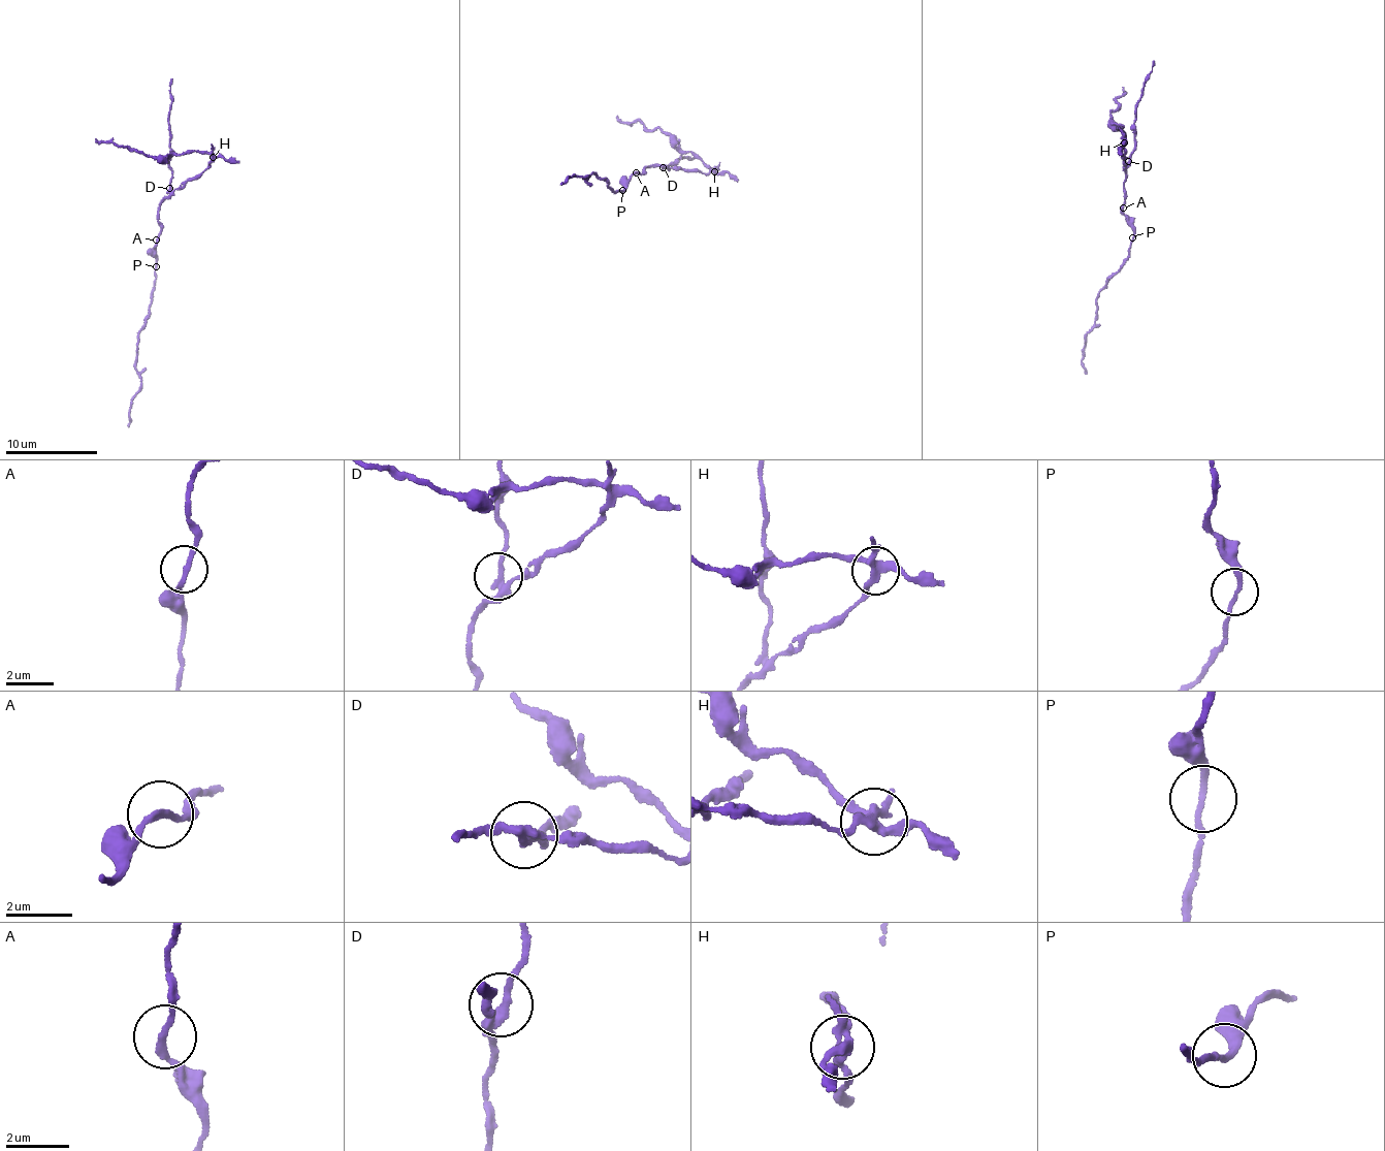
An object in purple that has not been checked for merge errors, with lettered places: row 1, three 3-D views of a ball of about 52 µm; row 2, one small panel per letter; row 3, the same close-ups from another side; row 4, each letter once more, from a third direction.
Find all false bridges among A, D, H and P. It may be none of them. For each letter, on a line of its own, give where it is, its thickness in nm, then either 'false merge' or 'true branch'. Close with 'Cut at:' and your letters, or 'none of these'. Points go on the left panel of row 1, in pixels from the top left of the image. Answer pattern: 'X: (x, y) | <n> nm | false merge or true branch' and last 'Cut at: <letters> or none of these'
A: (156, 240) | 190 nm | true branch
D: (169, 188) | 220 nm | false merge
H: (213, 157) | 280 nm | false merge
P: (156, 266) | 170 nm | true branch
Cut at: D, H

